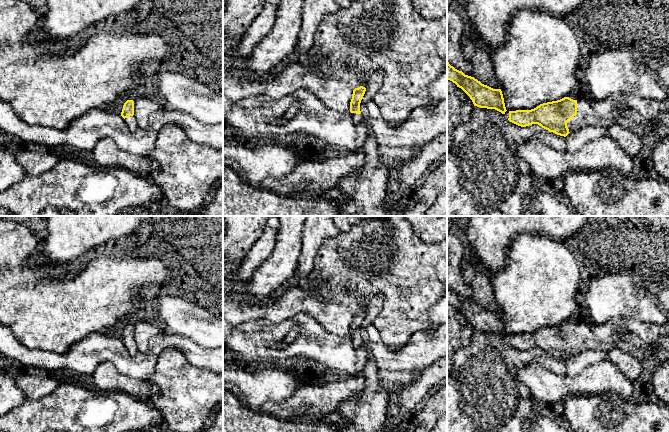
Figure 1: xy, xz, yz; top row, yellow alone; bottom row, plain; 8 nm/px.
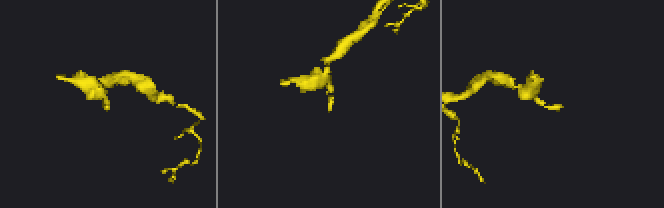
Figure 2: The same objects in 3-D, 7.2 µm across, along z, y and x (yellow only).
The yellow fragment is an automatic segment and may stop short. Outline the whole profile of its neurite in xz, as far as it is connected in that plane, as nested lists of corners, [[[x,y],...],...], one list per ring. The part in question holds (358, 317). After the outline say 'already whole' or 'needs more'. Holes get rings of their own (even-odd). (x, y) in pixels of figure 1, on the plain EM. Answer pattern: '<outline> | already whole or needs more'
[[[360,310],[353,314],[352,323],[350,326],[350,336],[352,337],[352,341],[355,347],[361,342],[360,335],[360,327],[365,318],[366,312]]] | needs more

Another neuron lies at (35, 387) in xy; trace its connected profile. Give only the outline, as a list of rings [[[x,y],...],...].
[[[20,374],[15,376],[16,384],[23,390],[27,399],[37,400],[53,393],[59,388],[60,381],[40,375]]]

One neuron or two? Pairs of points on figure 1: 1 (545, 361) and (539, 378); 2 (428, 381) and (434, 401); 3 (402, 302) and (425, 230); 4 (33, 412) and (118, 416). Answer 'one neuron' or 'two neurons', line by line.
1: two neurons
2: two neurons
3: two neurons
4: one neuron

